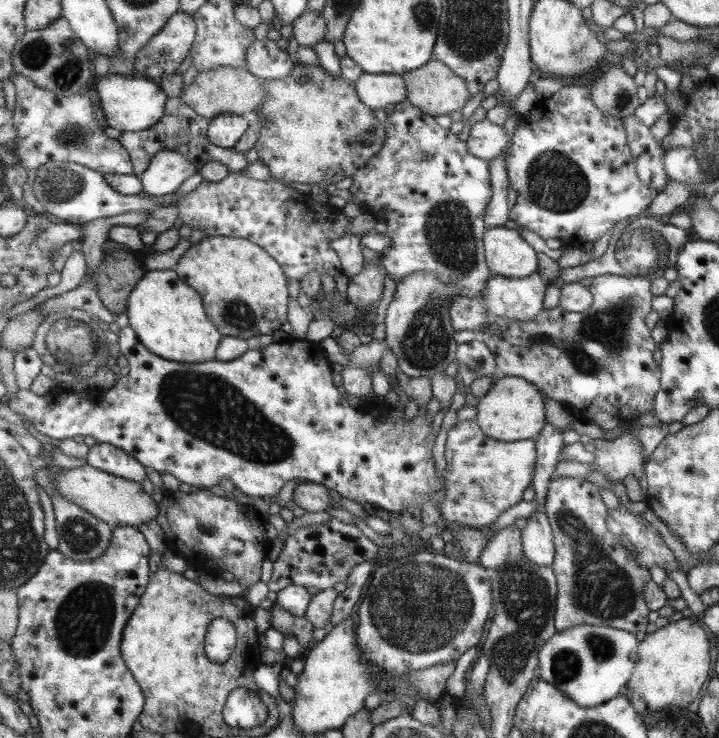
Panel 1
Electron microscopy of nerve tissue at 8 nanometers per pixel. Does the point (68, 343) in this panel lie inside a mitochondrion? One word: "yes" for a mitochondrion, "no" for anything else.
yes

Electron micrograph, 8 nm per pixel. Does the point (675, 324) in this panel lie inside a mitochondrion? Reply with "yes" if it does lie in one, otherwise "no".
no

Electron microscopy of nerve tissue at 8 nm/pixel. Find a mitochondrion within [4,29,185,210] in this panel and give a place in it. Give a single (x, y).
(58, 59)

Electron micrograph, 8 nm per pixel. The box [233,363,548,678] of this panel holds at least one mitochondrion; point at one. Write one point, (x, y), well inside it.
(417, 607)

